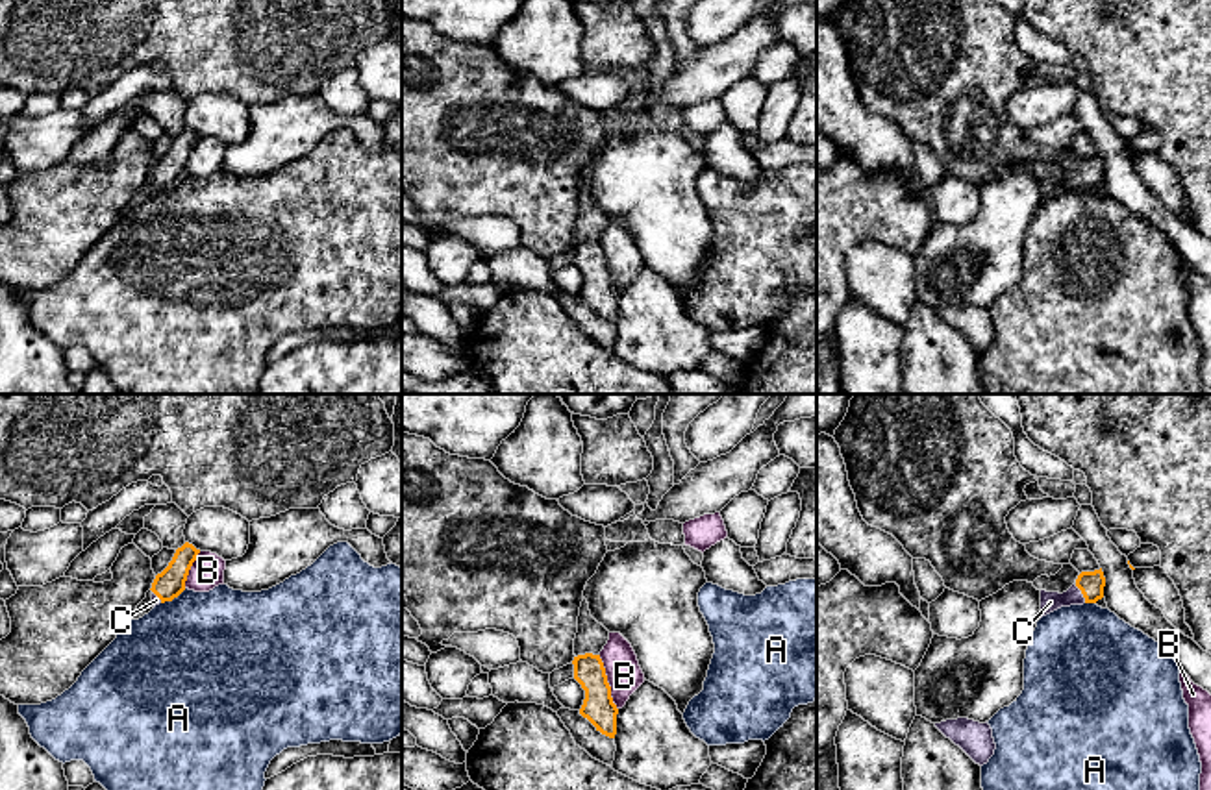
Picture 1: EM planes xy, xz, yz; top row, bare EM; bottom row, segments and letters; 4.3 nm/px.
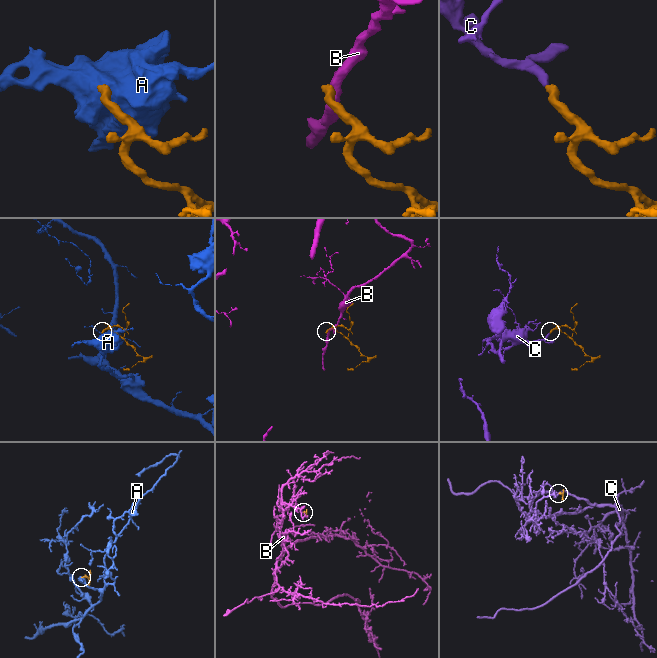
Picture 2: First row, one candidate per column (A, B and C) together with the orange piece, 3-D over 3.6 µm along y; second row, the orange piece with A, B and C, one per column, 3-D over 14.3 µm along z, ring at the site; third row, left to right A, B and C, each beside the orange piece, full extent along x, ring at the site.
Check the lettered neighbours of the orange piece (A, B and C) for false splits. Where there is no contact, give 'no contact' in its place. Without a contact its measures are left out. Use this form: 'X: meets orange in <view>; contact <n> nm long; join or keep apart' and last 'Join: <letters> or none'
A: meets orange in xy; contact 130 nm long; keep apart
B: meets orange in xz; contact 260 nm long; keep apart
C: meets orange in yz; contact 90 nm long; join
Join: C

